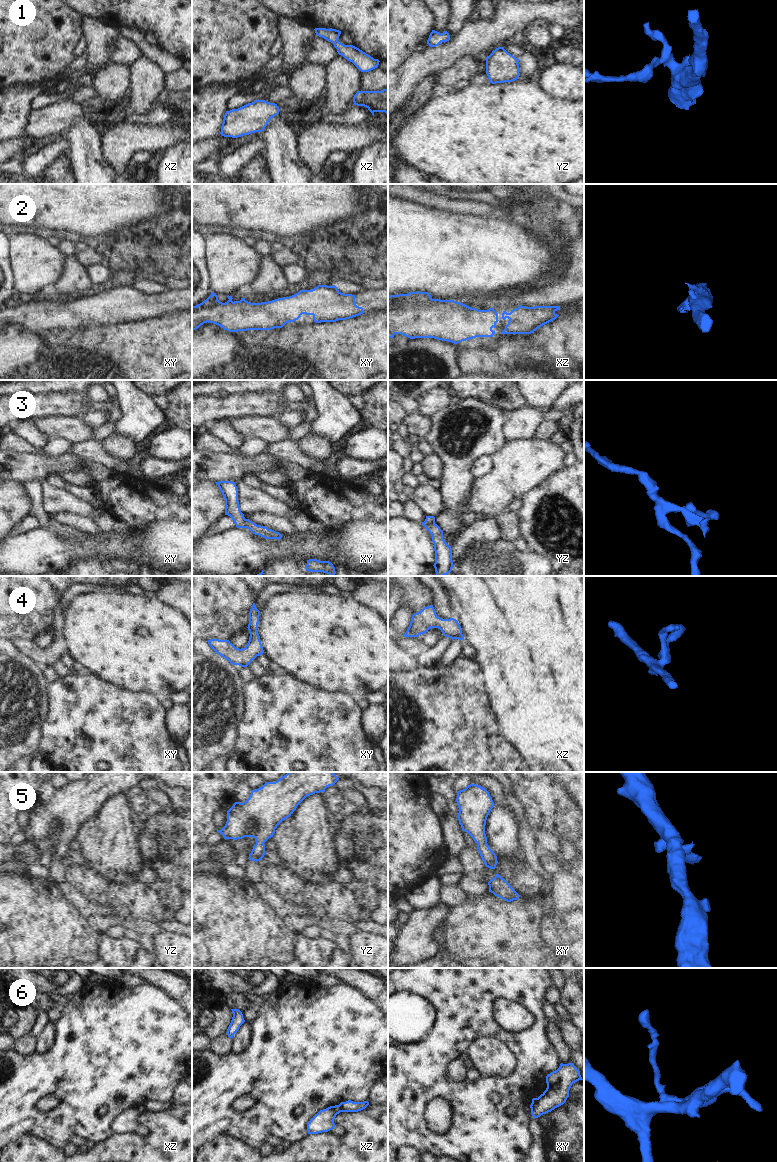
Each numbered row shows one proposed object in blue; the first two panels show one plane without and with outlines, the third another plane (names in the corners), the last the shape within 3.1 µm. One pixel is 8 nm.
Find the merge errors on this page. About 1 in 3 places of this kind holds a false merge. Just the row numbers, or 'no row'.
3, 6.

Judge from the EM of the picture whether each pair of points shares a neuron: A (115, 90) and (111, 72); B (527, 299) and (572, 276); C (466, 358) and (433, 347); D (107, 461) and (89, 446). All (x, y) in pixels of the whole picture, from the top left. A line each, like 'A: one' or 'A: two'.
A: one
B: one
C: two
D: one

